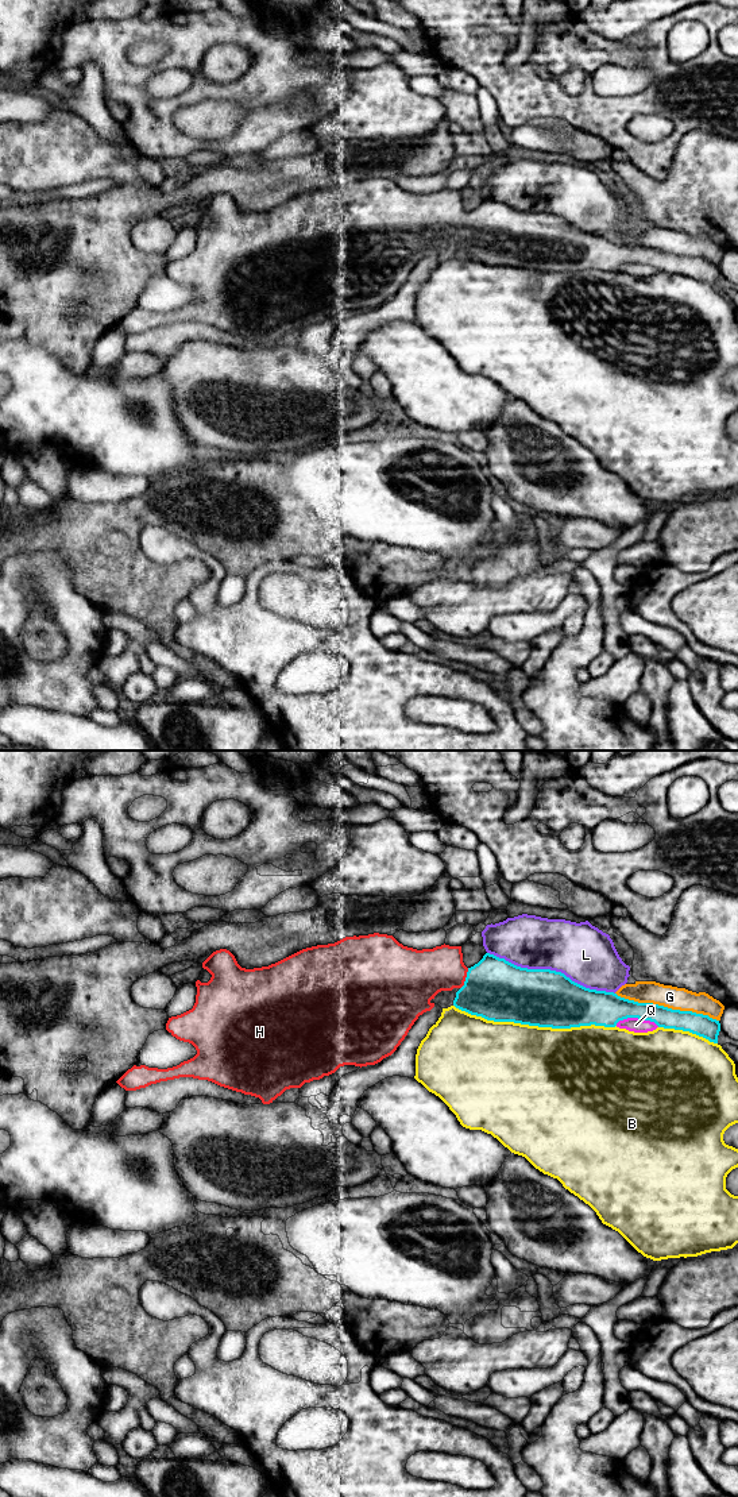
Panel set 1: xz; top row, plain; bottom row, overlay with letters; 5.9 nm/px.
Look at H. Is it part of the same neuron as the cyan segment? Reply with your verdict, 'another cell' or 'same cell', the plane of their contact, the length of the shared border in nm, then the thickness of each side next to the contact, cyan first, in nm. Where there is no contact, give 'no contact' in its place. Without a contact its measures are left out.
same cell; meets cyan in xz; contact 140 nm long; 360 nm thick on the cyan side, 280 nm on the other

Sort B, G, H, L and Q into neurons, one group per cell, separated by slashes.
B / G / H / L / Q

